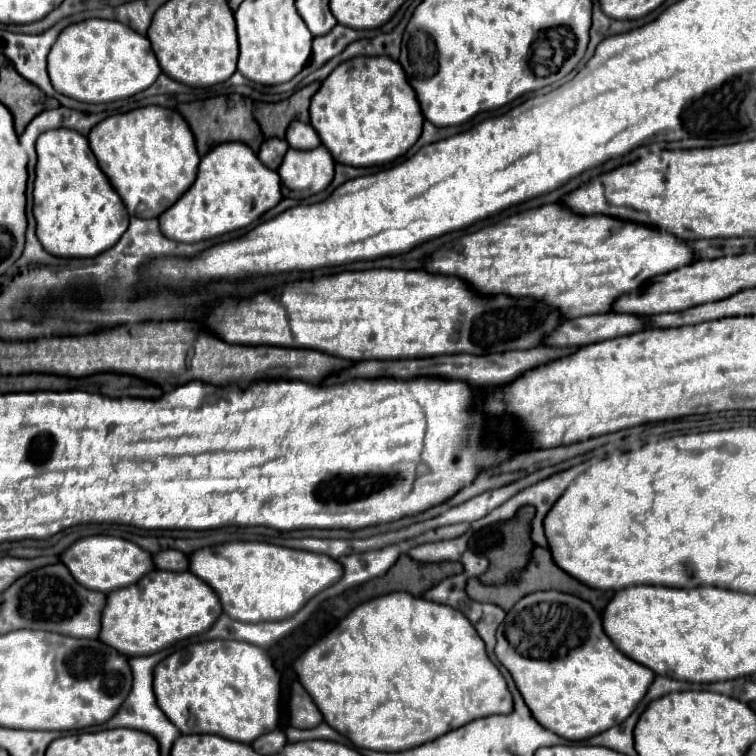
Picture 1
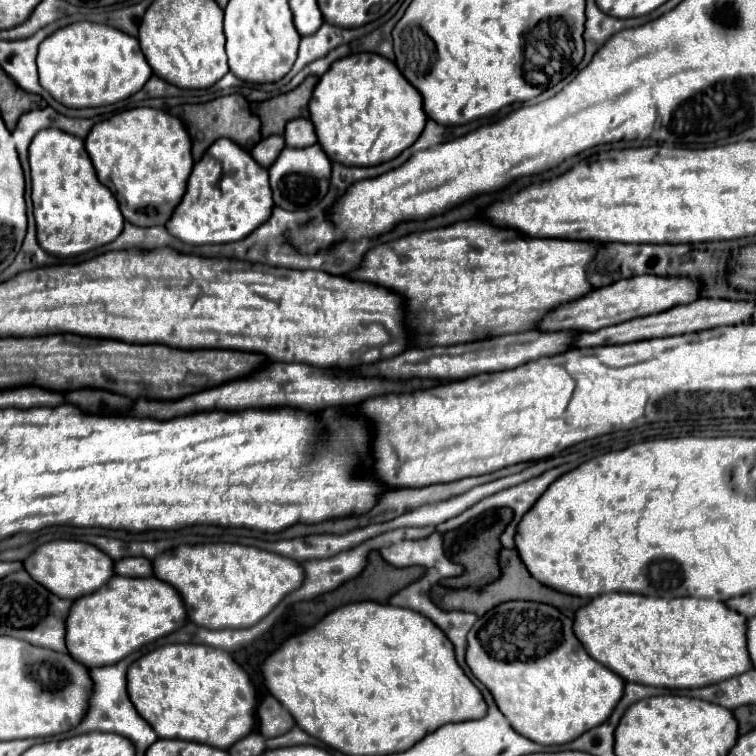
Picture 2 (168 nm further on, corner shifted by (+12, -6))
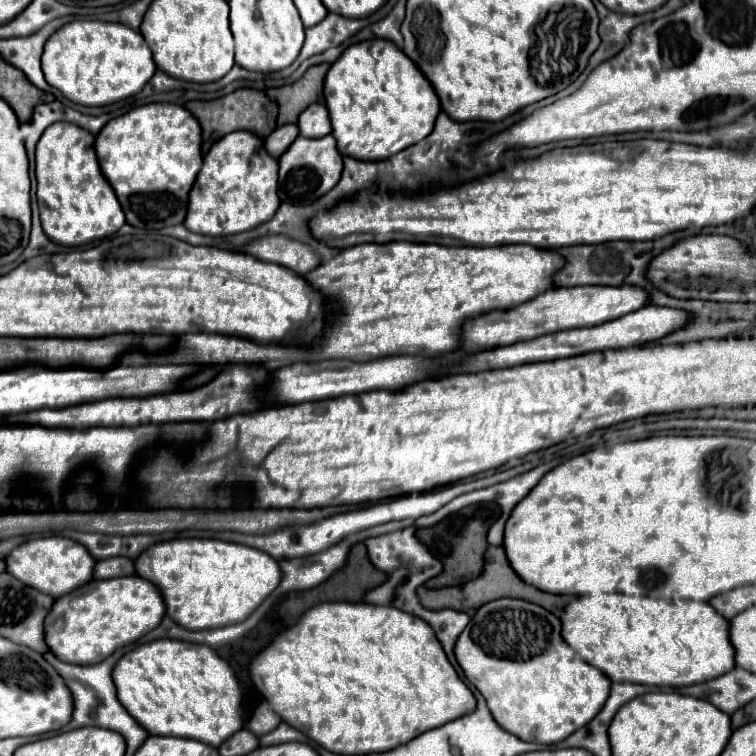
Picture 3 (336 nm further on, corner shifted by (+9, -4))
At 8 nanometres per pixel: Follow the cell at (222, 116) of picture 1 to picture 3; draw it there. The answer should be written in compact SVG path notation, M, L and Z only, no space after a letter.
M241 88L223 98L209 100L209 102L201 102L201 100L187 102L185 108L199 120L199 124L203 128L203 146L201 146L203 154L211 148L213 142L217 142L219 138L223 138L225 134L235 132L235 130L247 130L259 138L267 138L275 130L275 120L277 120L277 106L273 102L269 102L263 92L251 90L251 88Z

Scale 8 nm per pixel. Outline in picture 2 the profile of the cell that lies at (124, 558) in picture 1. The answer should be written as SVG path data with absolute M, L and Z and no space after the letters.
M52 540L40 544L26 560L22 560L22 564L34 582L44 586L48 592L68 600L92 594L114 576L112 572L114 560L108 554L100 552L96 546L78 540Z

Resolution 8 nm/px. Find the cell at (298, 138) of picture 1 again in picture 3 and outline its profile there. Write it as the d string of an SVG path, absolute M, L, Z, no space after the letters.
M311 104L307 110L301 112L299 116L299 134L303 138L323 138L331 132L329 124L329 114L323 104Z

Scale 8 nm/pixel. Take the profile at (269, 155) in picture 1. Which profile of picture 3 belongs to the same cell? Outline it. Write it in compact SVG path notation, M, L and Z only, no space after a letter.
M285 124L285 126L279 126L273 134L269 134L265 138L265 150L273 156L273 158L279 158L289 146L291 142L299 136L299 128L295 124Z

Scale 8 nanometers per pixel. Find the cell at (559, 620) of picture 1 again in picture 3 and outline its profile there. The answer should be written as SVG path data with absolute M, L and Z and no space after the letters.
M501 598L483 604L459 636L455 656L469 682L473 682L473 686L485 696L499 726L527 742L555 744L565 740L599 714L611 692L611 680L599 668L579 658L563 640L561 620L543 606L525 600Z

